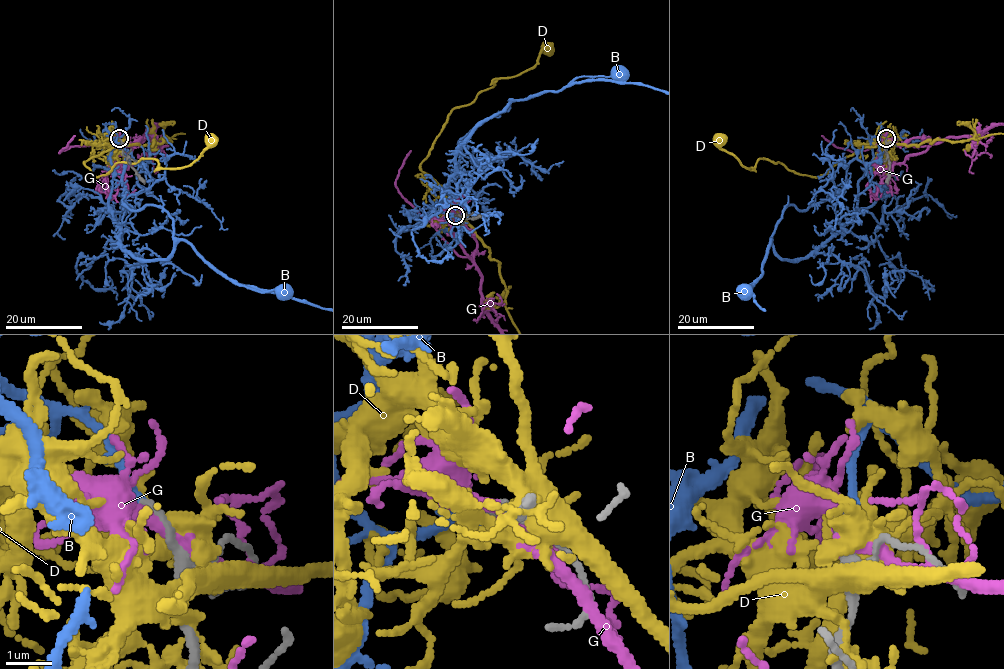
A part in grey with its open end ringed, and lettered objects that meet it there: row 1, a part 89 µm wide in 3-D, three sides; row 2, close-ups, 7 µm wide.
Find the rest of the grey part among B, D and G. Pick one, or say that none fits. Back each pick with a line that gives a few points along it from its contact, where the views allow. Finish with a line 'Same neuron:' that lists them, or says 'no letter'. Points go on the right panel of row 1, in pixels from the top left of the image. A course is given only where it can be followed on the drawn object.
B: course (886, 138), (881, 129), (870, 142), (857, 212), (840, 229), (797, 260), (771, 241), (743, 289)
Same neuron: B

